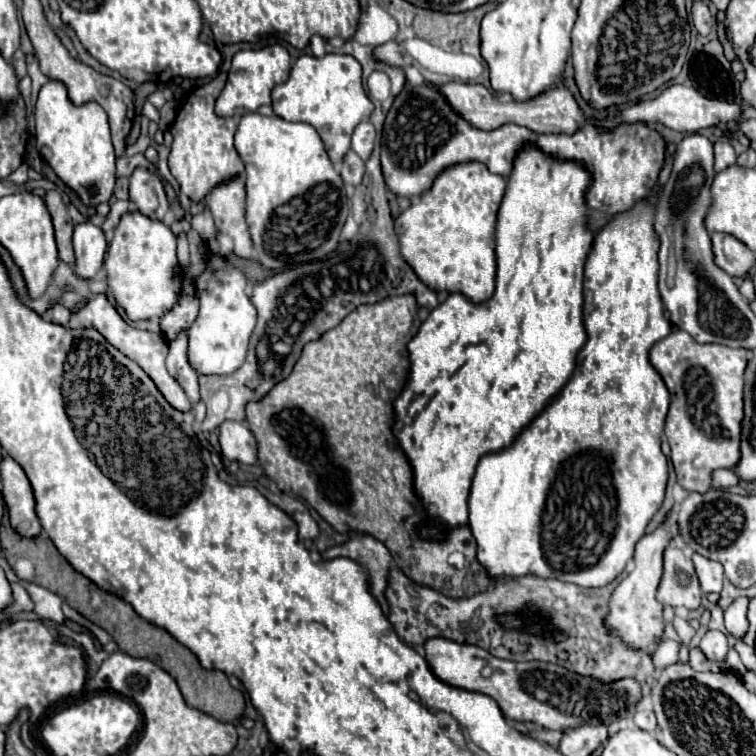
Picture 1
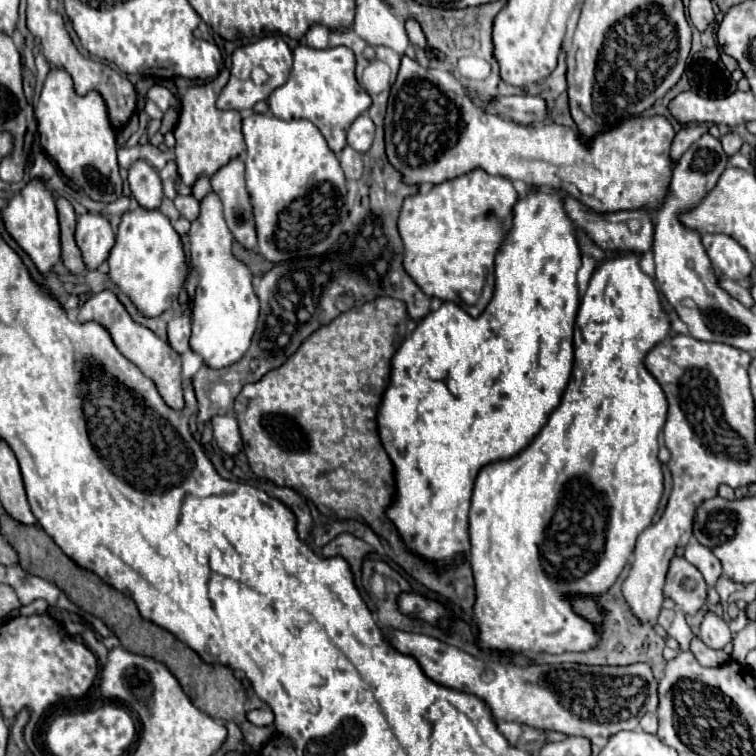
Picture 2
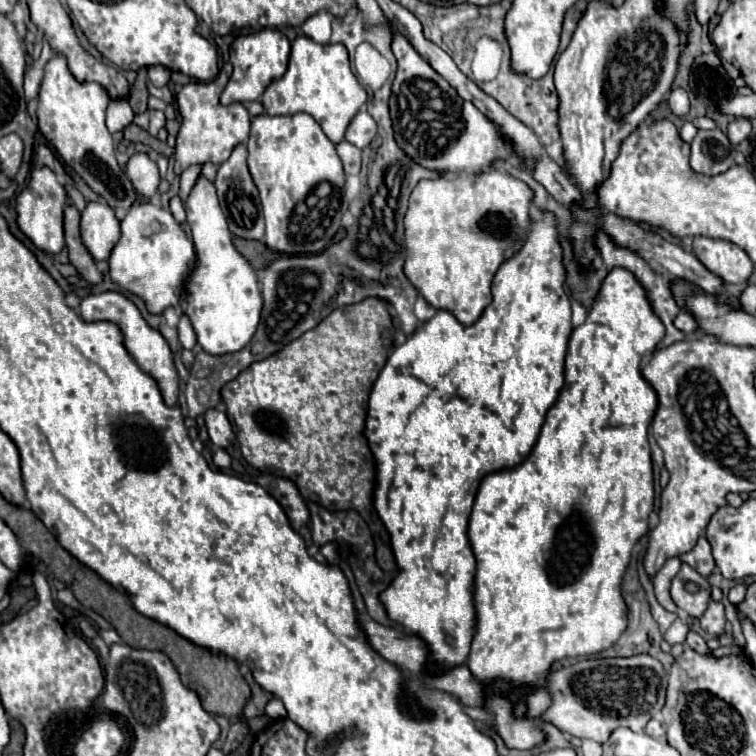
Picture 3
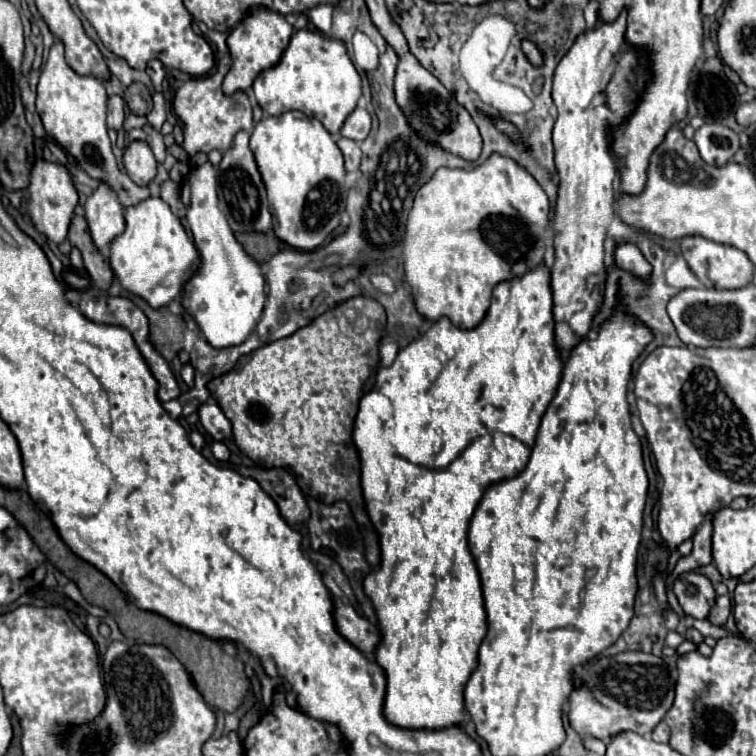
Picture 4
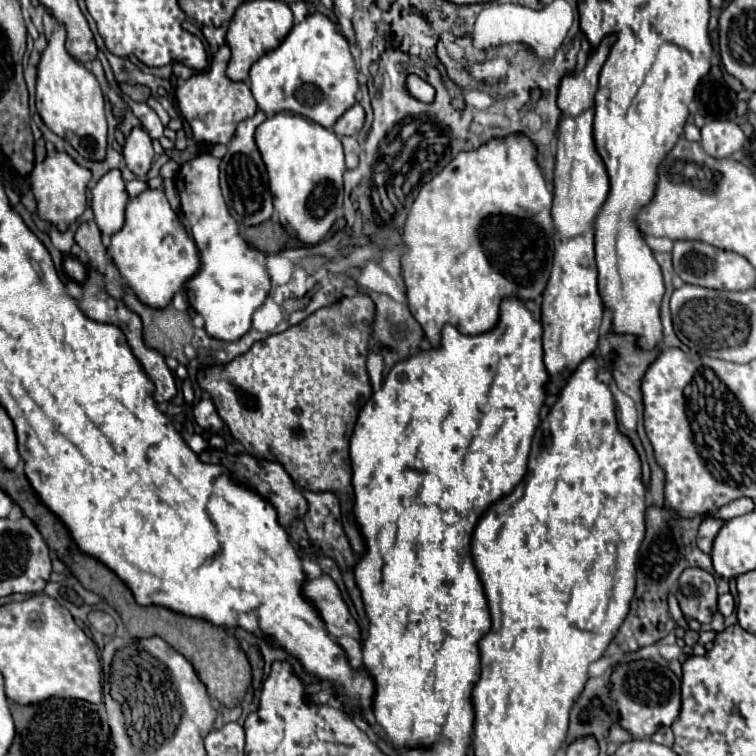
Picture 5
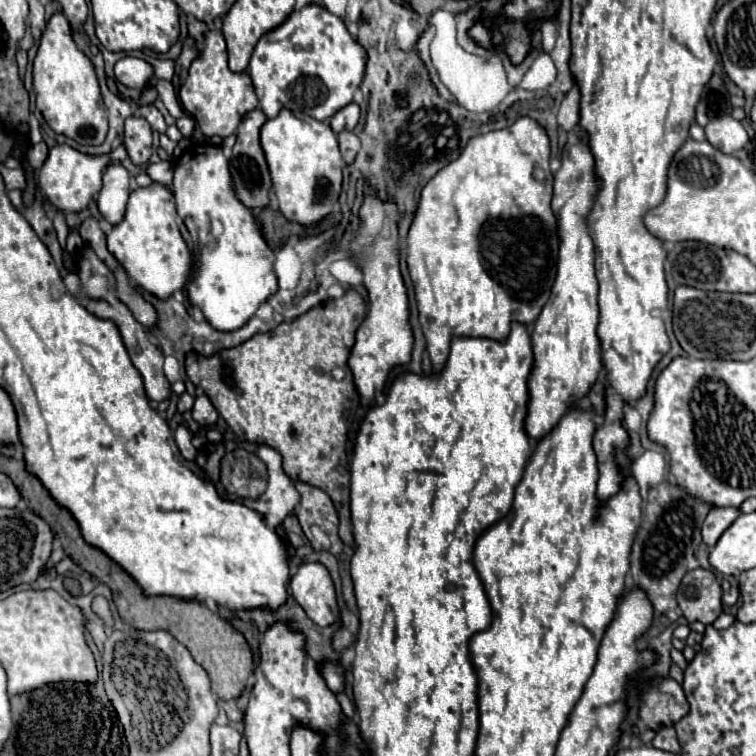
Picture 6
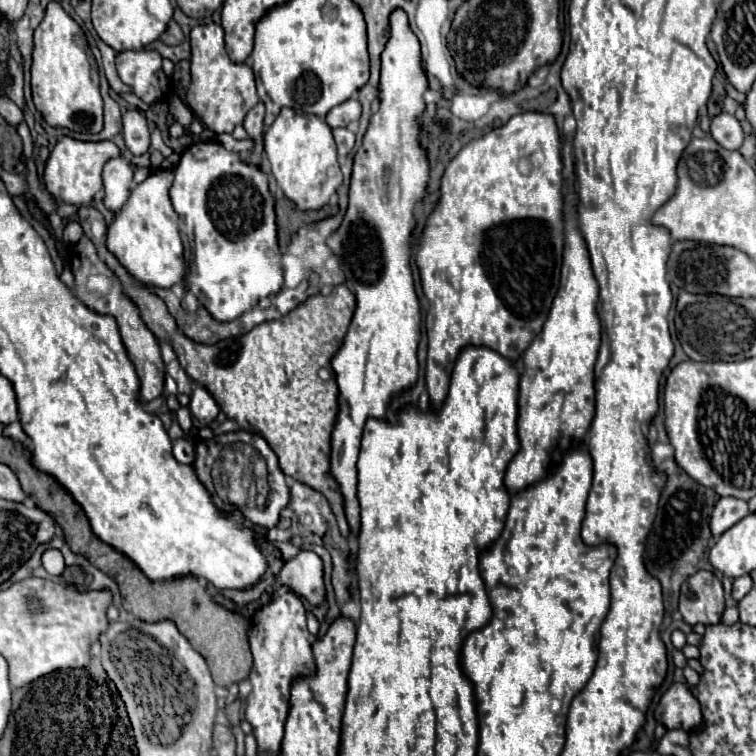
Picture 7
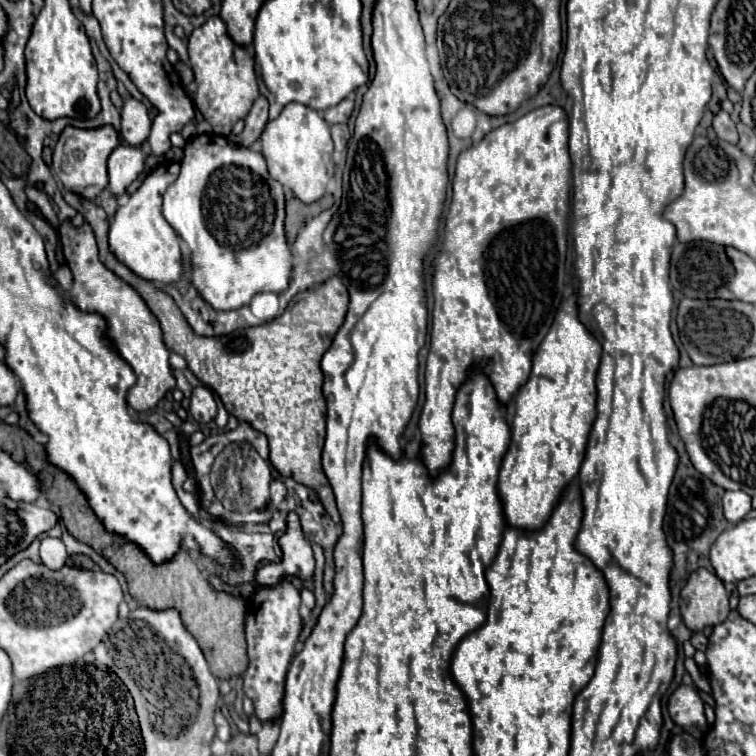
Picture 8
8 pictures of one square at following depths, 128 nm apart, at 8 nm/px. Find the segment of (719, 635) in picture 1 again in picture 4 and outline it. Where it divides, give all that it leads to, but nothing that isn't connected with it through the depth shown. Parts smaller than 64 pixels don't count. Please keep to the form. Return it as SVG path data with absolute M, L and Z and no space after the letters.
M718 596L718 598L716 598L716 604L714 604L714 608L710 610L710 616L708 616L708 618L710 618L714 624L724 624L726 618L730 616L730 610L732 610L730 598L728 598L728 596Z

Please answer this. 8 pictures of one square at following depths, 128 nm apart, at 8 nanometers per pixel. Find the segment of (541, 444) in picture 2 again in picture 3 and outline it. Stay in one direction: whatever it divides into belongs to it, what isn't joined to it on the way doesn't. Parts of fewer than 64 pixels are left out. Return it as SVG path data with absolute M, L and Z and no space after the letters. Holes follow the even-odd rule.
M614 268L602 288L600 294L592 306L592 312L588 314L586 322L578 328L574 328L568 344L568 354L566 354L566 368L564 368L564 386L558 394L558 400L546 414L546 422L542 426L542 432L538 436L536 446L532 448L530 456L516 468L510 470L500 470L494 474L488 474L474 500L474 510L470 514L470 524L468 524L468 538L472 544L472 552L476 556L476 576L474 576L474 604L476 604L476 634L472 640L472 650L468 656L468 668L476 680L482 680L484 684L484 706L482 710L486 712L486 726L494 730L506 744L506 748L516 748L516 750L532 750L540 746L546 740L544 730L538 726L542 720L542 714L546 708L550 708L550 692L546 690L546 680L550 676L550 668L556 660L562 658L578 658L578 656L590 656L602 650L608 650L610 646L616 644L620 634L626 630L626 620L628 620L628 608L622 598L622 580L630 564L630 554L634 544L648 532L648 514L652 512L654 506L654 484L652 484L652 462L650 462L650 444L648 444L648 426L650 420L656 412L656 392L652 386L642 378L640 374L640 362L644 354L652 352L656 344L664 338L664 324L660 318L652 312L646 292L640 286L640 282L634 278L632 272L624 268ZM516 688L528 688L524 696L526 712L524 716L514 714L514 690Z

